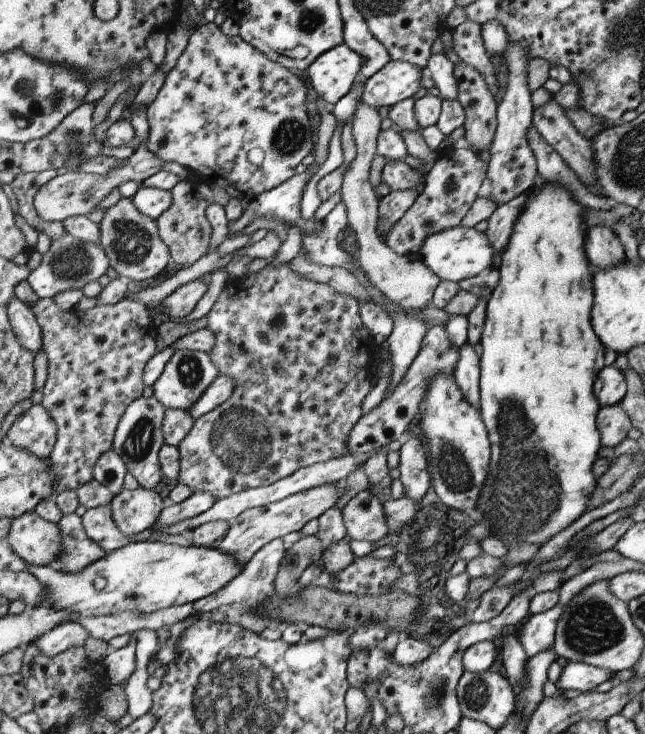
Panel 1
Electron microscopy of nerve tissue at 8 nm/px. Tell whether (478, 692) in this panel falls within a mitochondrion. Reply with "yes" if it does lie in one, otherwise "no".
yes

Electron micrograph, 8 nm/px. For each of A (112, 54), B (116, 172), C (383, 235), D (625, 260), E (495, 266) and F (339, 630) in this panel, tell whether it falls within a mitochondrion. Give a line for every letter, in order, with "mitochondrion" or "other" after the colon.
A: mitochondrion
B: other
C: other
D: other
E: other
F: other

